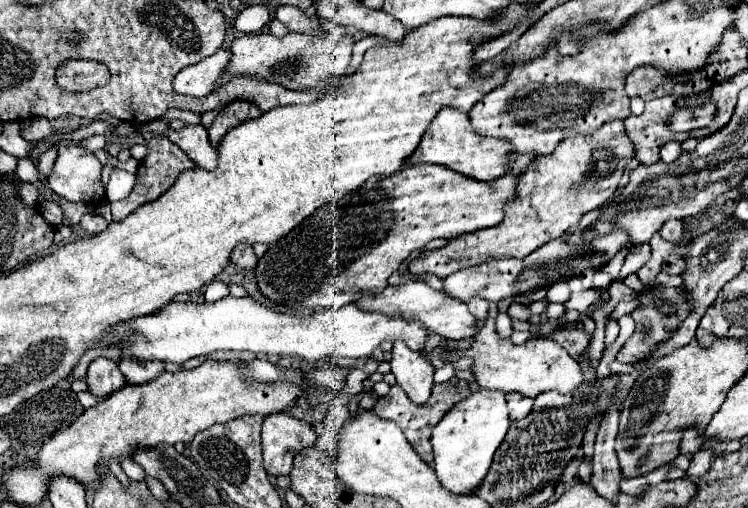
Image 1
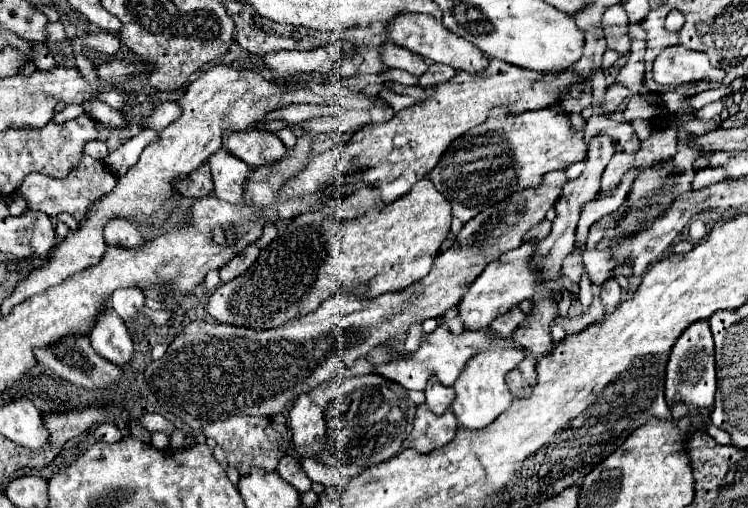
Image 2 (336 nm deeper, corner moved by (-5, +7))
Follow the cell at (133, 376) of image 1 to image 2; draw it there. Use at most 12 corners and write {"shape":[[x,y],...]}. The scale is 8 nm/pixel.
{"shape":[[136,287],[116,289],[110,297],[114,311],[128,329],[148,329],[140,313],[144,293]]}

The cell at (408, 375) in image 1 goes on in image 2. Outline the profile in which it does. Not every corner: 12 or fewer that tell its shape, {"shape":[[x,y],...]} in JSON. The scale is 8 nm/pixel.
{"shape":[[430,377],[424,393],[436,415],[450,409],[456,395]]}

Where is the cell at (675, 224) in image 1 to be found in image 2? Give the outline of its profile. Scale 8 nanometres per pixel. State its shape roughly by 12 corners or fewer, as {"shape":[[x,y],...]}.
{"shape":[[708,167],[696,173],[692,187],[702,189],[726,179],[726,171]]}

